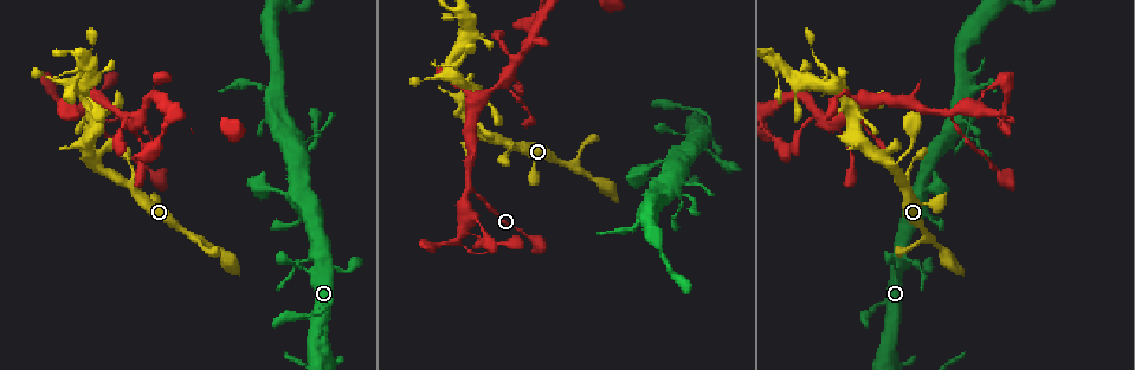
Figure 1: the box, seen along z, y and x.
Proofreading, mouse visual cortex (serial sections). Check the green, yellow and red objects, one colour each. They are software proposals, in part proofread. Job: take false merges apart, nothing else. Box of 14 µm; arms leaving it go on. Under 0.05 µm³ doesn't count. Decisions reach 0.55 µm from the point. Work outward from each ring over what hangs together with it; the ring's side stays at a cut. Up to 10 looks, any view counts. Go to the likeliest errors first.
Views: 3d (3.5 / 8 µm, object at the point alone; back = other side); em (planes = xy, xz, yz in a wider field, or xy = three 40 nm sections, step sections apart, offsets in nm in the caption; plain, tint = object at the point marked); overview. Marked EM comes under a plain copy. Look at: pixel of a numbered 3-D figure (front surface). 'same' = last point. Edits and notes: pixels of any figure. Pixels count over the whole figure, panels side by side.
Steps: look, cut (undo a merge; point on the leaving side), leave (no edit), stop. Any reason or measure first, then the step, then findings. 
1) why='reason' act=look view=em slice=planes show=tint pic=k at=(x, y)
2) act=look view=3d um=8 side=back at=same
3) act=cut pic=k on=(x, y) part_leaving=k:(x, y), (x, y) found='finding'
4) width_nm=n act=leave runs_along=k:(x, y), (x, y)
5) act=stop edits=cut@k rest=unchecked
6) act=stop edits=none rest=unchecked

why='arms part here' act=look view=3d um=3.5 pic=1 at=(948, 116)

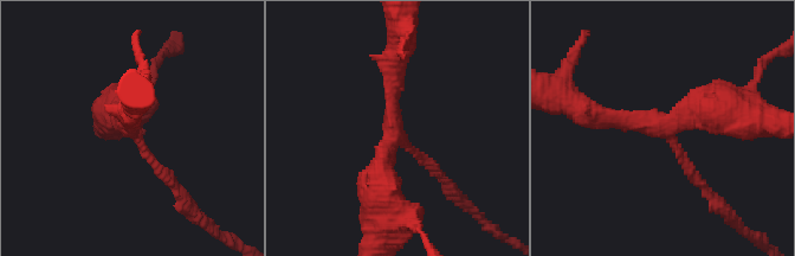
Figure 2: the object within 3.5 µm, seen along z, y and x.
arms=3 arm_widths_nm=150,200,450 act=look view=em slice=xy step=3 show=tint pic=2 at=(663, 130)

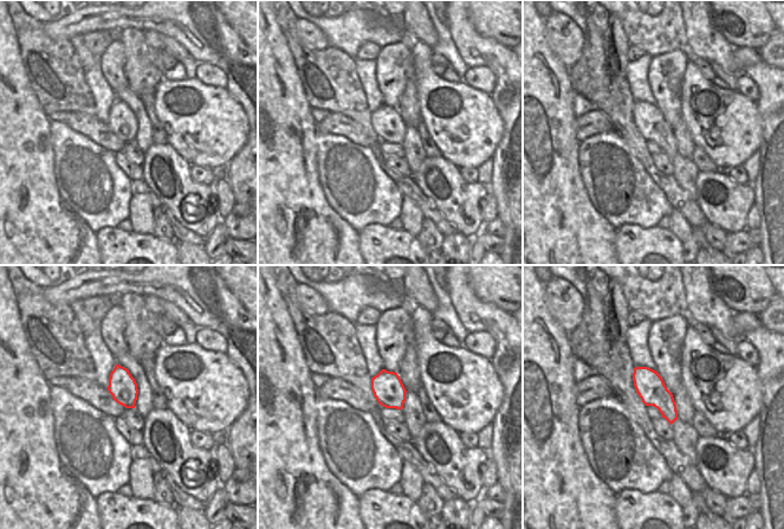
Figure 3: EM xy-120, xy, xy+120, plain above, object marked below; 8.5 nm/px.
act=leave runs_along=2:(704, 187), (661, 126), (588, 110) found='continuous, no second cell'

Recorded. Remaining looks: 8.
why='small branch off a trunk' act=look view=3d um=3.5 pic=1 at=(1004, 114)

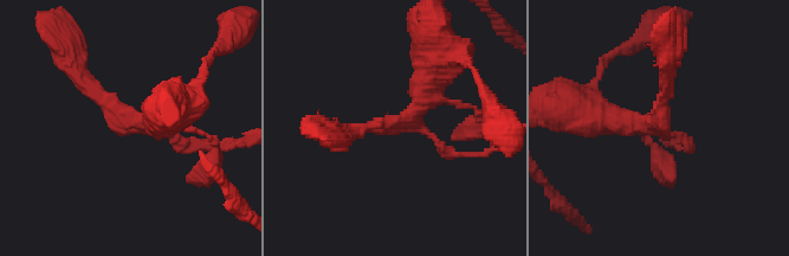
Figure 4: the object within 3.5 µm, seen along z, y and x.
why='shape alone is not enough' act=look view=em slice=xy step=2 show=tint pic=4 at=(415, 120)

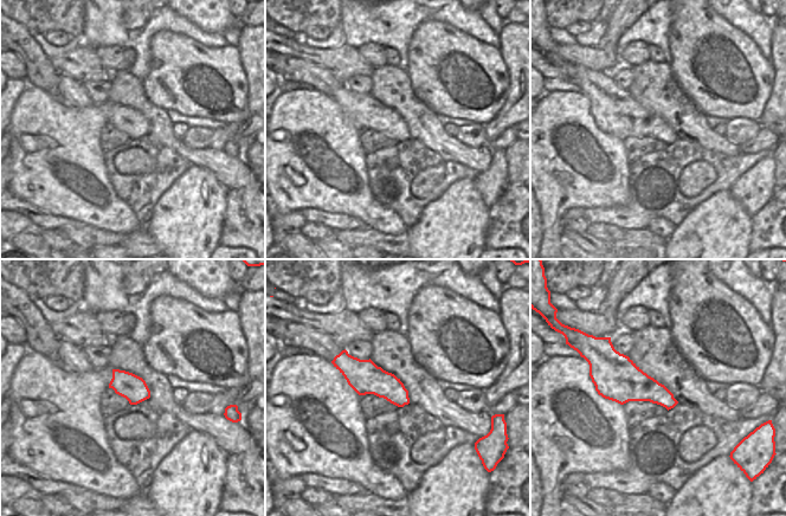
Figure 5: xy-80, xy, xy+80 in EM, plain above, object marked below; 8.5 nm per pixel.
why='another direction' act=look view=em slice=xy step=1 show=tint at=same

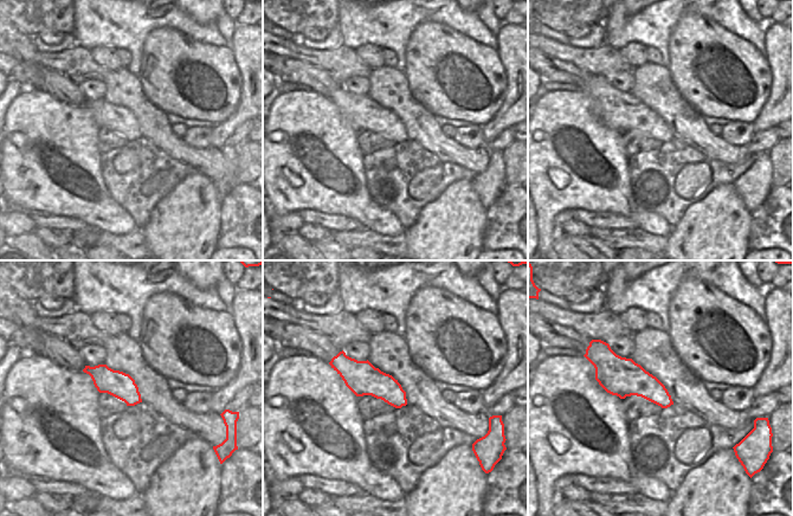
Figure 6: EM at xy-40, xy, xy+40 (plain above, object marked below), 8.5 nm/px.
act=leave found='all the same cell'

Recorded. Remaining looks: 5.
why='abrupt turn' act=look view=em slice=xy step=2 show=tint pic=1 at=(507, 76)

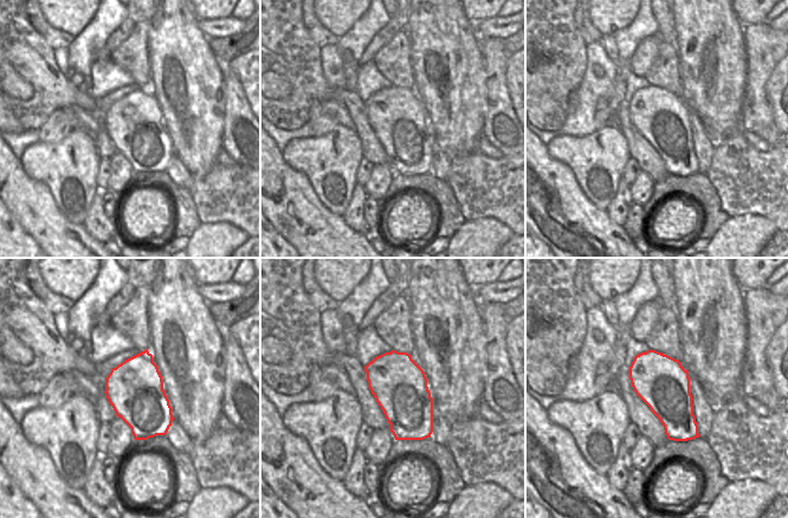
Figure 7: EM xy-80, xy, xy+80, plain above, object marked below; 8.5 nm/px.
why='see where the arms go' act=look view=3d um=3.5 at=same

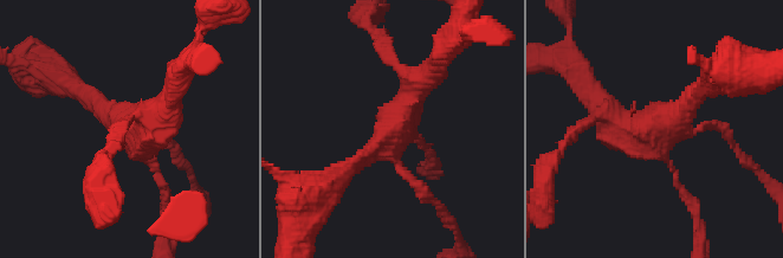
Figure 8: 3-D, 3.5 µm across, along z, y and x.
width_nm=460 act=leave runs_along=8:(344, 172), (392, 133), (434, 69) found='one cell here'

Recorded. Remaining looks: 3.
why='three arms meet' act=look view=3d um=3.5 pic=1 at=(836, 88)

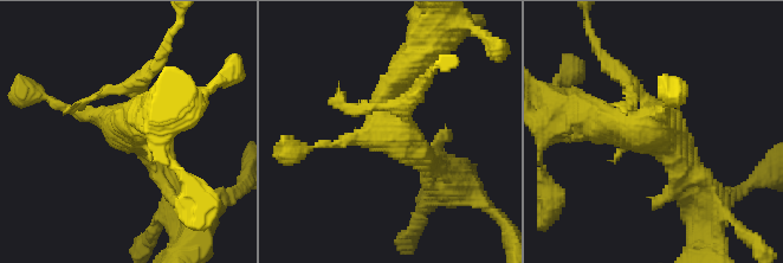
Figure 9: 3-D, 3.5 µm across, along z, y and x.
act=leave runs_along=9:(696, 183), (662, 128), (593, 121) found='all the same cell'

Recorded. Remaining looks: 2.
act=stop edits=none rest=unchecked

